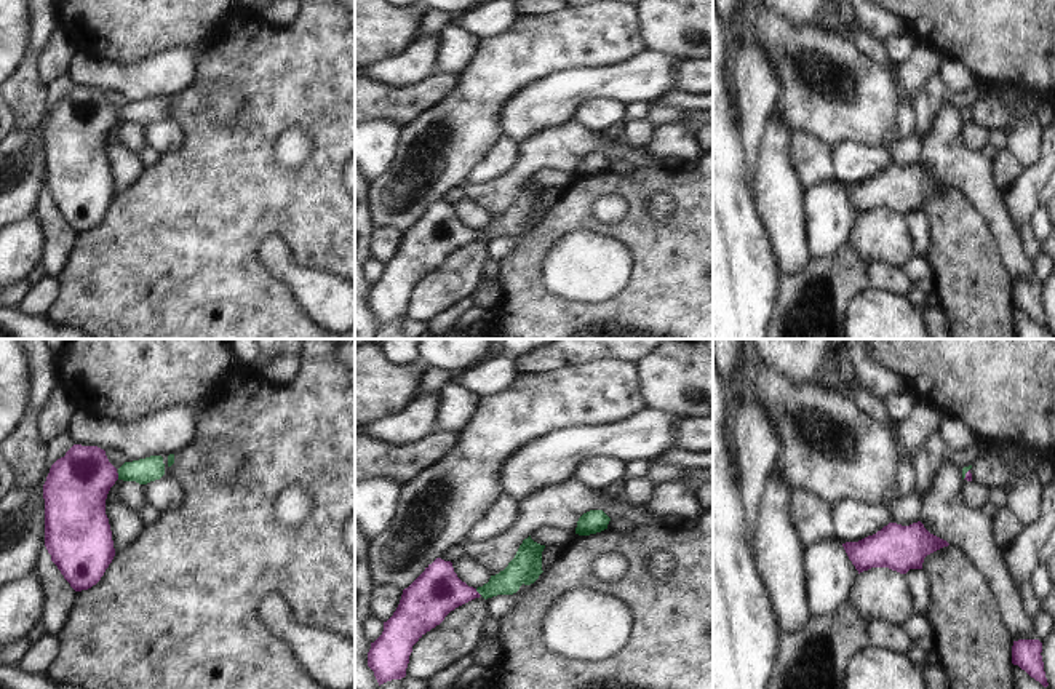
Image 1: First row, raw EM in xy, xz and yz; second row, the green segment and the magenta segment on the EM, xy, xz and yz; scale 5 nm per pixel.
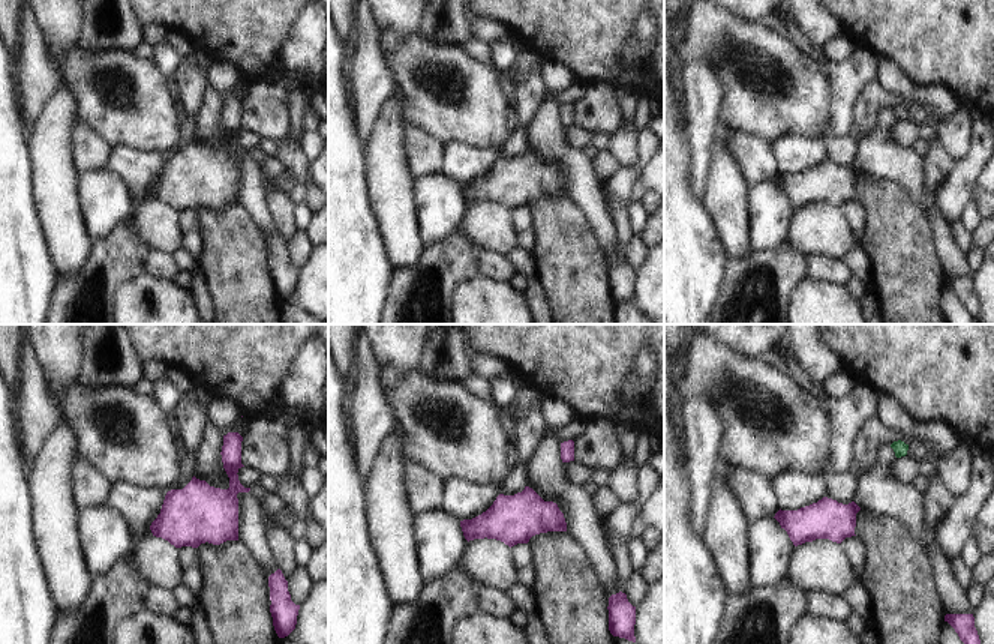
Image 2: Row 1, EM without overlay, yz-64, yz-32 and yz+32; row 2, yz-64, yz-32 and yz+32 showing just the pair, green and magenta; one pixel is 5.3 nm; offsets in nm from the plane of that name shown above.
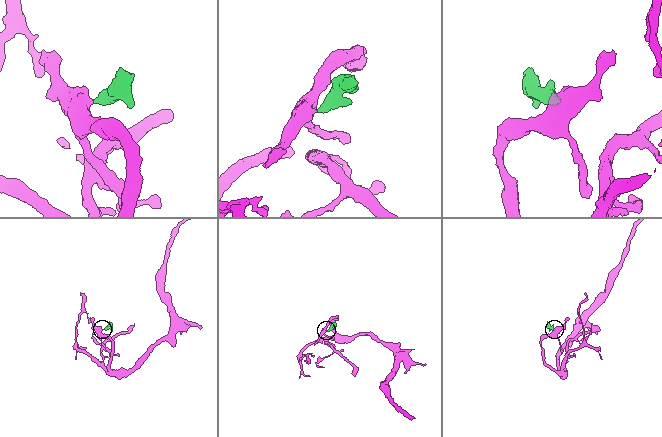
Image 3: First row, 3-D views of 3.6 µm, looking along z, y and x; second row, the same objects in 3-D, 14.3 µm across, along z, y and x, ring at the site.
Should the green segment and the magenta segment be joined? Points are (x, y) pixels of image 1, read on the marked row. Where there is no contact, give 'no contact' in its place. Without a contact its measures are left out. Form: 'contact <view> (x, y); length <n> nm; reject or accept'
contact xz (478, 592); length 50 nm; accept

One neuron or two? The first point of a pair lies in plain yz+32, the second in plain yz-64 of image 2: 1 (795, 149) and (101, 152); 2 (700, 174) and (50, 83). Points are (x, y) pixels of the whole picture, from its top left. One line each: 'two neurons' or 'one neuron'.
1: two neurons
2: one neuron

